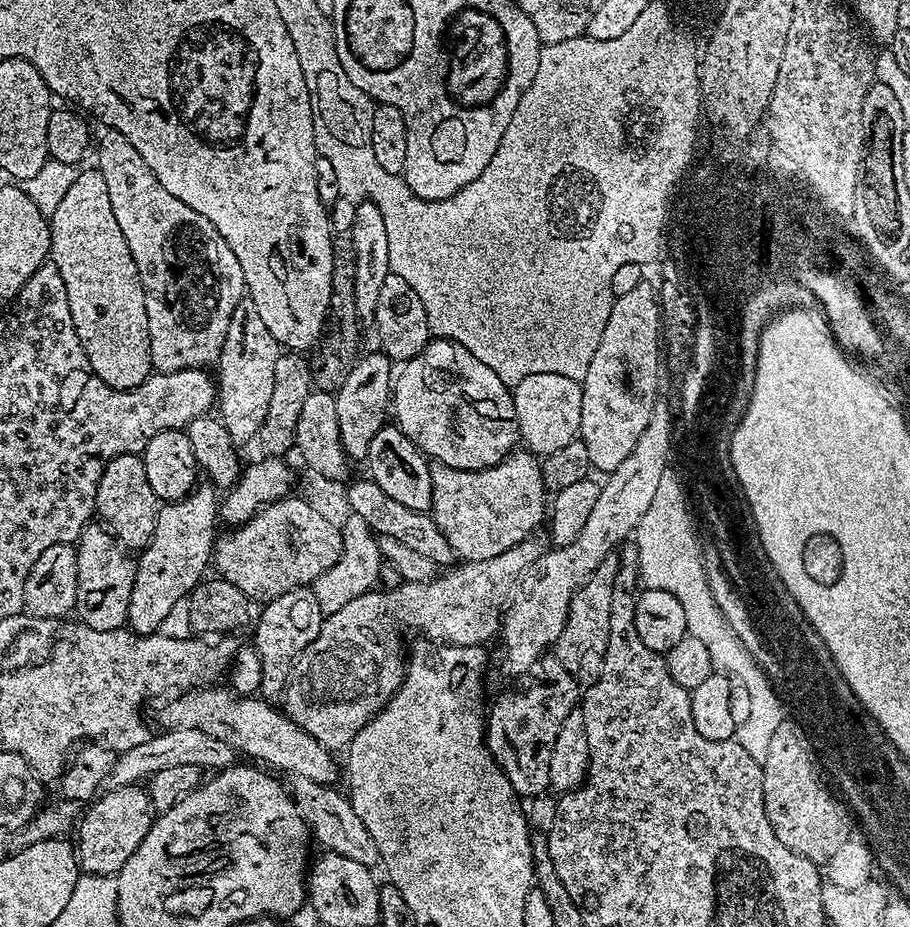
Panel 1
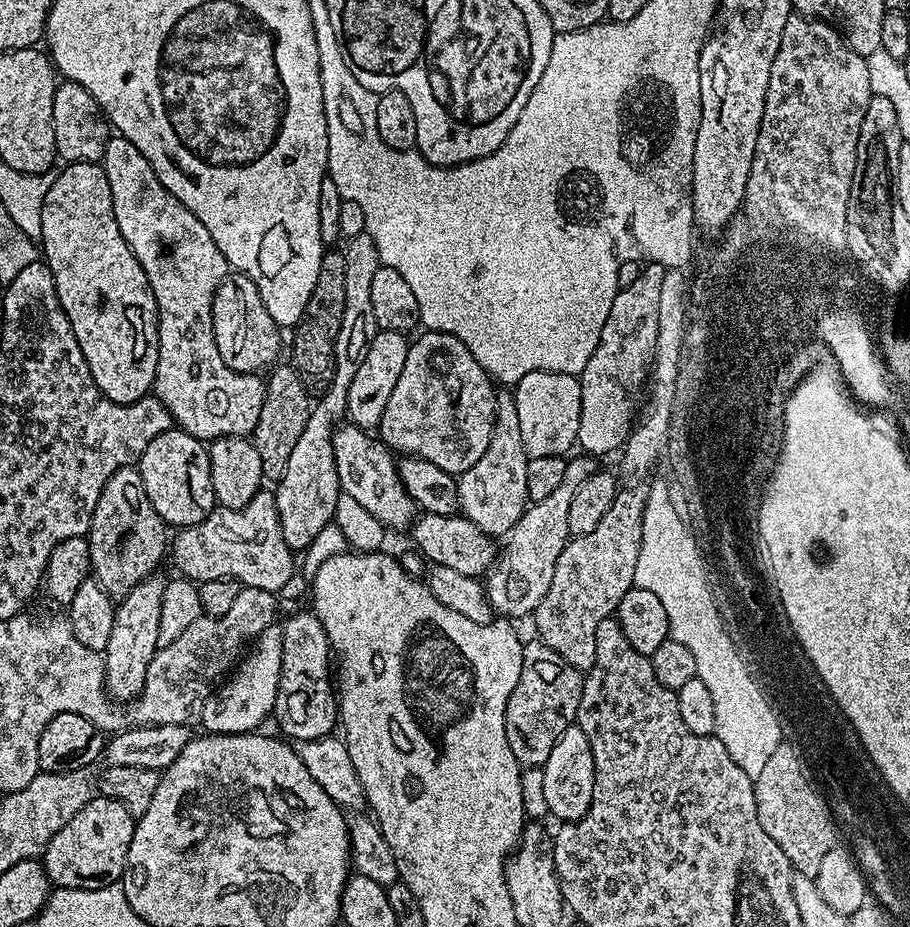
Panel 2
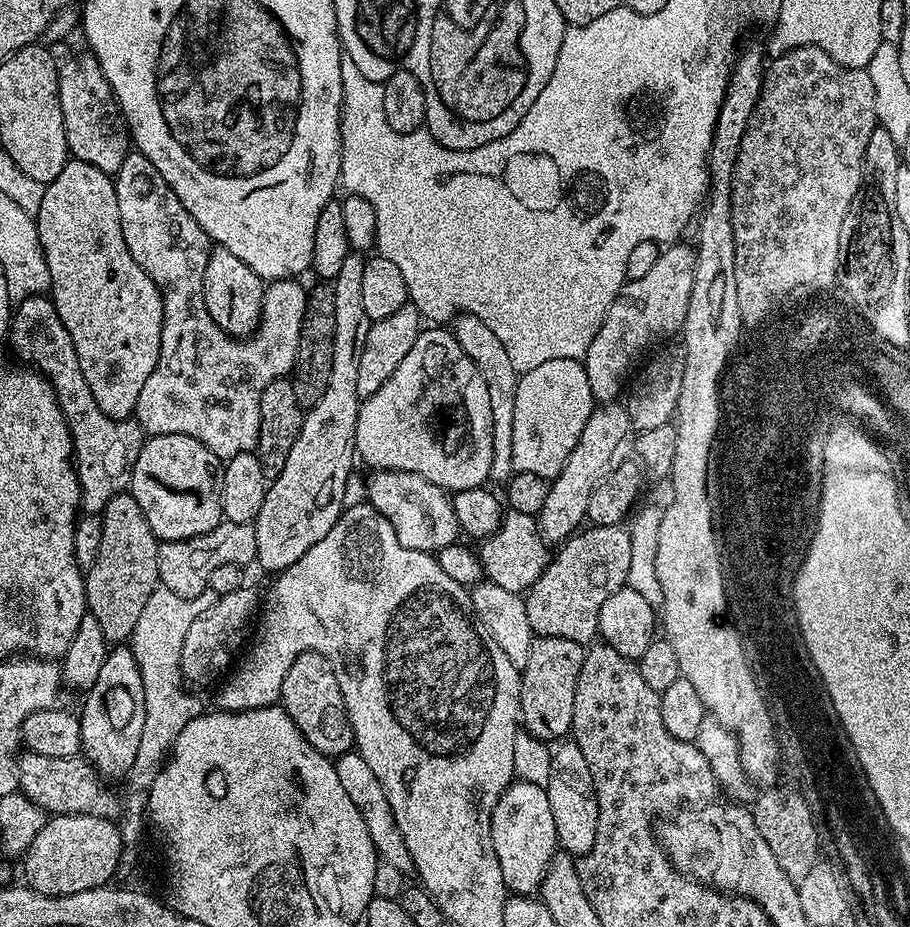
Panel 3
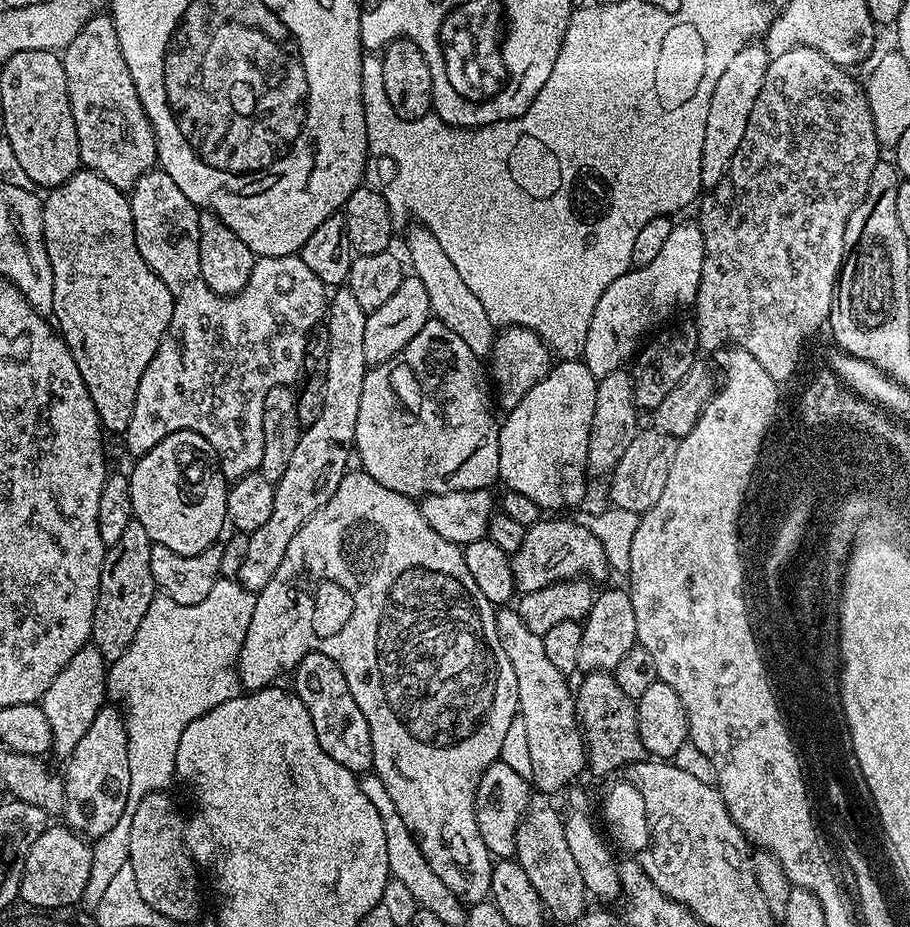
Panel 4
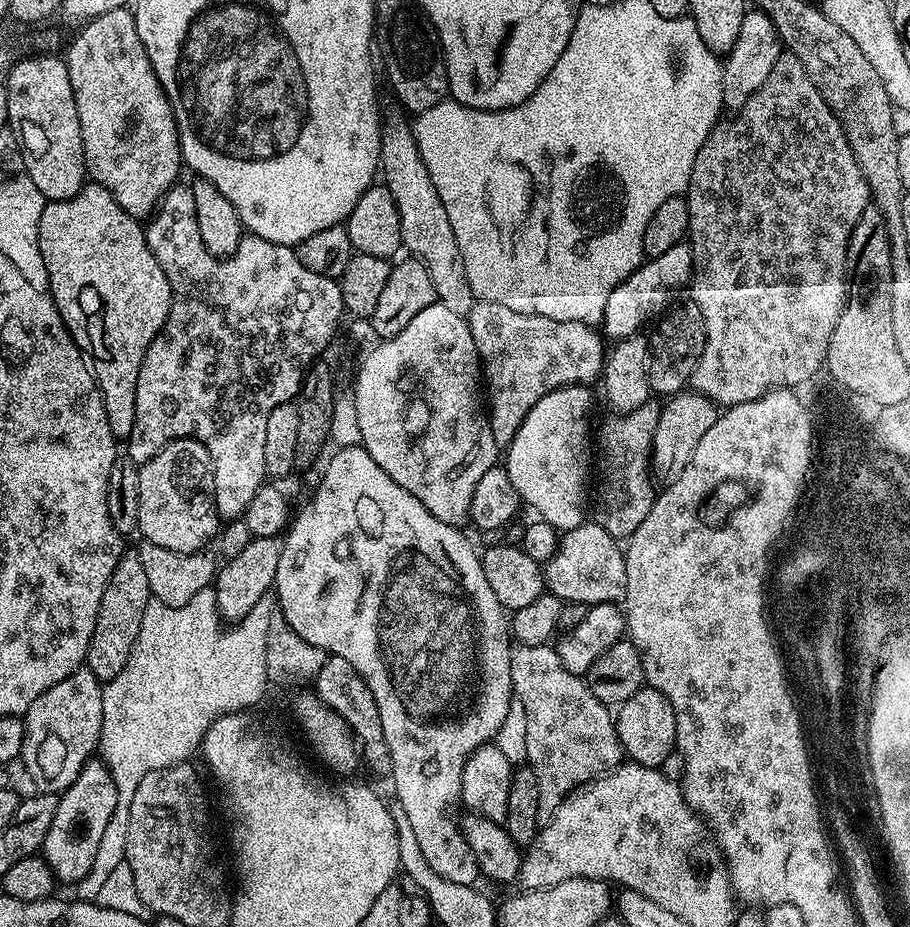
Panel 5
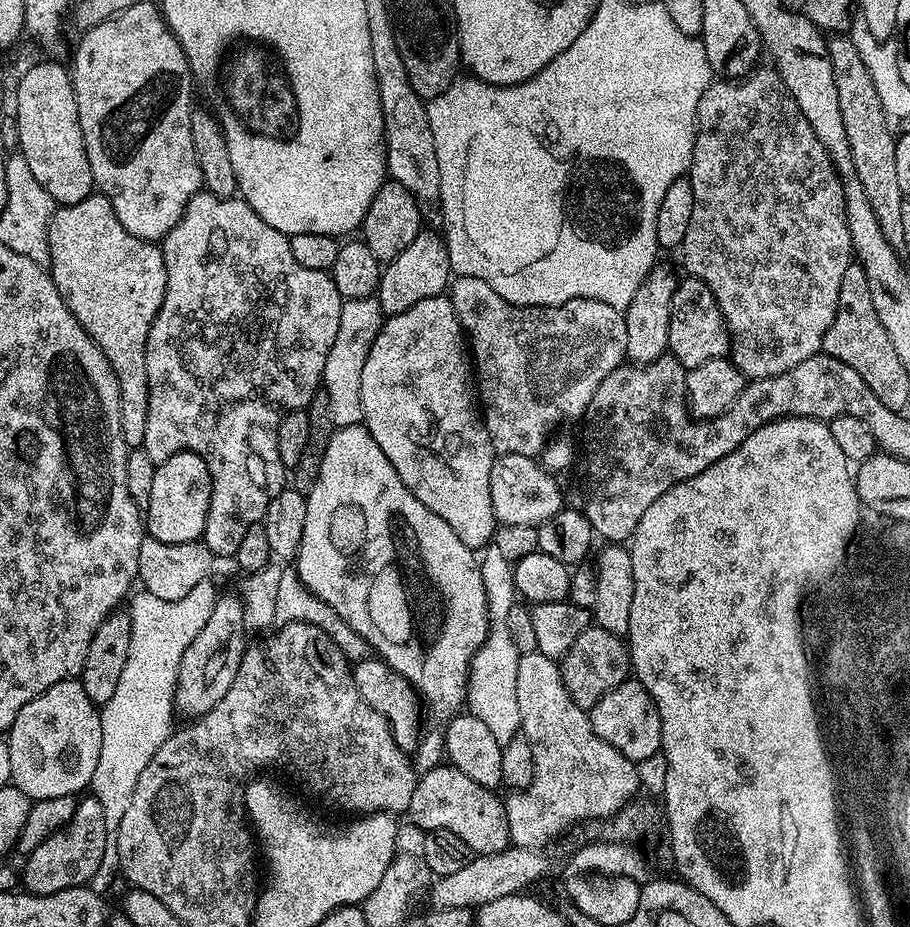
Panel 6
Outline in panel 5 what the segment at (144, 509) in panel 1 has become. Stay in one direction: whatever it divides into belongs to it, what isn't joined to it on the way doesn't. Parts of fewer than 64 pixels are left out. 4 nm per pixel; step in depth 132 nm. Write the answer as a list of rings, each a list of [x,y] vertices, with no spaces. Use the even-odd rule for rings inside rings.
[[[125,551],[124,555],[120,557],[118,566],[114,566],[114,574],[110,574],[110,582],[106,582],[106,590],[102,590],[102,602],[98,602],[94,634],[90,638],[86,661],[86,667],[94,674],[94,678],[107,682],[118,678],[118,674],[122,674],[122,669],[126,667],[126,662],[130,658],[130,650],[134,650],[134,642],[138,638],[138,630],[142,626],[142,614],[146,614],[146,606],[151,600],[153,599],[150,581],[146,579],[139,551]]]

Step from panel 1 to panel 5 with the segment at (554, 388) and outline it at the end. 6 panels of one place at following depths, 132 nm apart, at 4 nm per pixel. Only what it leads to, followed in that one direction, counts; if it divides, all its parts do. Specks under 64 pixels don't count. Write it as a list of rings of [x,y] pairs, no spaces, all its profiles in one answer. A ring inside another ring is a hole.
[[[571,384],[546,394],[546,398],[538,398],[506,449],[508,477],[521,501],[561,533],[574,530],[586,520],[584,491],[588,488],[588,467],[594,464],[593,453],[592,456],[588,453],[592,390],[582,384]]]

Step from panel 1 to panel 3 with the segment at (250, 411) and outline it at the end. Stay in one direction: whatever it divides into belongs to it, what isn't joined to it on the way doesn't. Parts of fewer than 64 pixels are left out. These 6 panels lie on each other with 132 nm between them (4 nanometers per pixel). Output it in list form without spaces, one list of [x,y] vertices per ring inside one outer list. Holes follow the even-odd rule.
[[[219,246],[213,247],[210,258],[206,262],[206,278],[204,279],[204,301],[206,310],[210,310],[210,318],[228,336],[247,338],[261,327],[266,303],[265,281],[260,279],[242,258],[234,258],[230,250]]]

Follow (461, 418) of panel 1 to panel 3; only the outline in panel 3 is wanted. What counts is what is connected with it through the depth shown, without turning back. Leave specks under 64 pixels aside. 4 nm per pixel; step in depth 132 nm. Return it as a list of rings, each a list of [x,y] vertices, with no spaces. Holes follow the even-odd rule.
[[[425,327],[418,342],[410,346],[410,354],[402,358],[398,370],[374,394],[363,397],[356,423],[357,457],[364,459],[369,469],[422,474],[434,486],[453,493],[481,487],[491,477],[493,454],[490,397],[478,366],[470,362],[466,350],[458,346],[455,335],[447,327]]]

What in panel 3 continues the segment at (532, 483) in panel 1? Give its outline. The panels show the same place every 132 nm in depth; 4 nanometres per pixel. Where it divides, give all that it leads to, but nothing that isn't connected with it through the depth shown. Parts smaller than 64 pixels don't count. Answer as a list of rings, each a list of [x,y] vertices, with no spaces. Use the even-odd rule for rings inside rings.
[[[465,312],[455,317],[455,324],[454,335],[458,346],[462,346],[462,350],[466,350],[466,354],[470,358],[470,362],[474,362],[474,366],[478,366],[478,374],[482,374],[482,378],[486,382],[487,394],[490,397],[490,422],[492,423],[492,445],[494,446],[491,479],[507,482],[511,480],[514,471],[512,466],[514,462],[514,398],[518,394],[520,376],[514,370],[514,362],[510,362],[510,358],[506,355],[506,346],[502,346],[502,342],[498,342],[494,330],[490,330],[490,326],[486,326],[486,322],[482,322],[482,318]]]

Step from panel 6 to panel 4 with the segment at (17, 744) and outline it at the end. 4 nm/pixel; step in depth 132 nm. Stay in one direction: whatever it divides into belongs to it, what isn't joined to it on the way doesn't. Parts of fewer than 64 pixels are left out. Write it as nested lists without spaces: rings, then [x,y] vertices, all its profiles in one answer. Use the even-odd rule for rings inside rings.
[[[89,642],[62,666],[62,674],[50,682],[50,690],[40,697],[38,703],[40,709],[46,714],[52,731],[52,752],[67,758],[74,754],[74,746],[90,730],[90,722],[99,714],[106,704],[106,685],[108,682],[108,668],[102,654],[96,649],[95,644]]]

